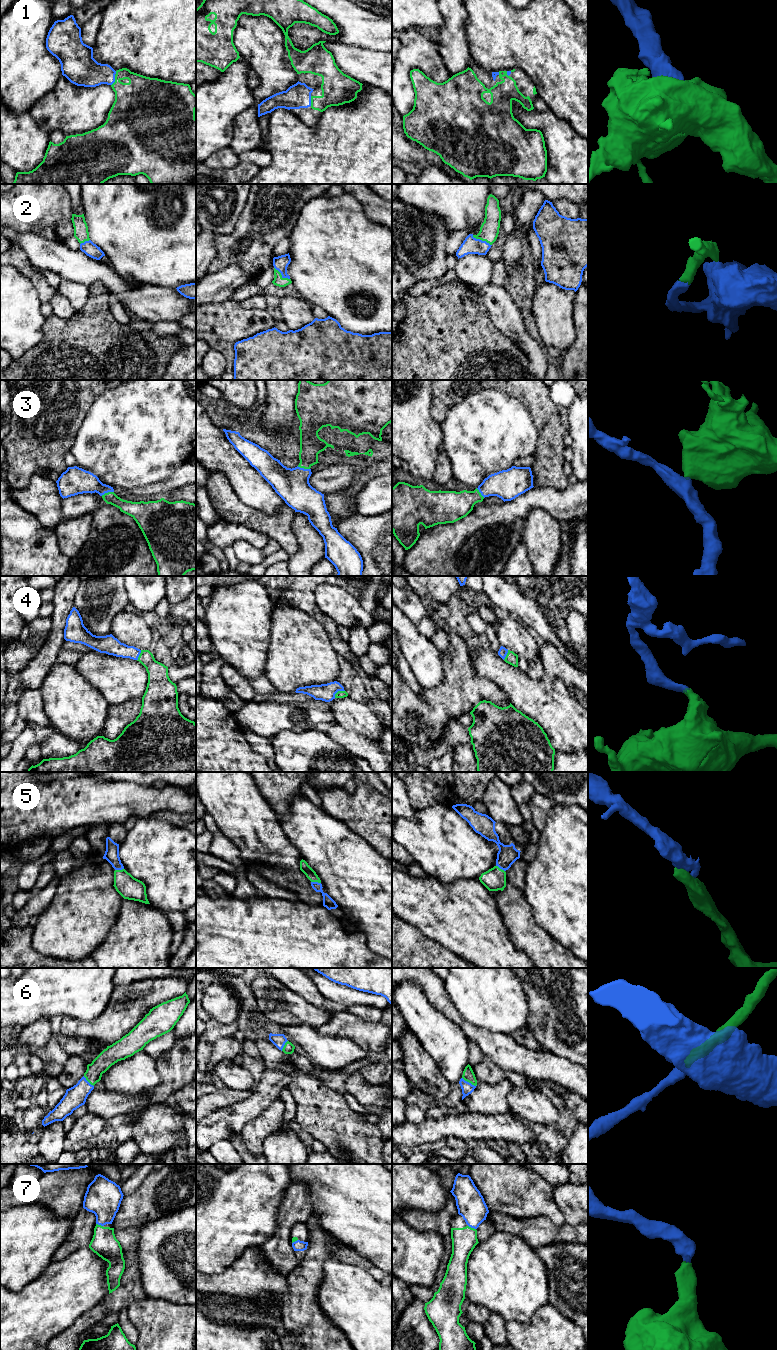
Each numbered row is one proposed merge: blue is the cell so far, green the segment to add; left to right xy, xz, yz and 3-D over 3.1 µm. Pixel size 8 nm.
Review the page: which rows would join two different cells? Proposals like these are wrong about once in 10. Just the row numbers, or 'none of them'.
none of them

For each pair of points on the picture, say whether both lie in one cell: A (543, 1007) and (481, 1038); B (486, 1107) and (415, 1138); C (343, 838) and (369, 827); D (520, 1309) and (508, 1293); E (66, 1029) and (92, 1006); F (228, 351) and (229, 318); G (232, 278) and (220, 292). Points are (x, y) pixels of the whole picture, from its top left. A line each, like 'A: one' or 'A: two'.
A: two
B: two
C: two
D: one
E: two
F: one
G: one

